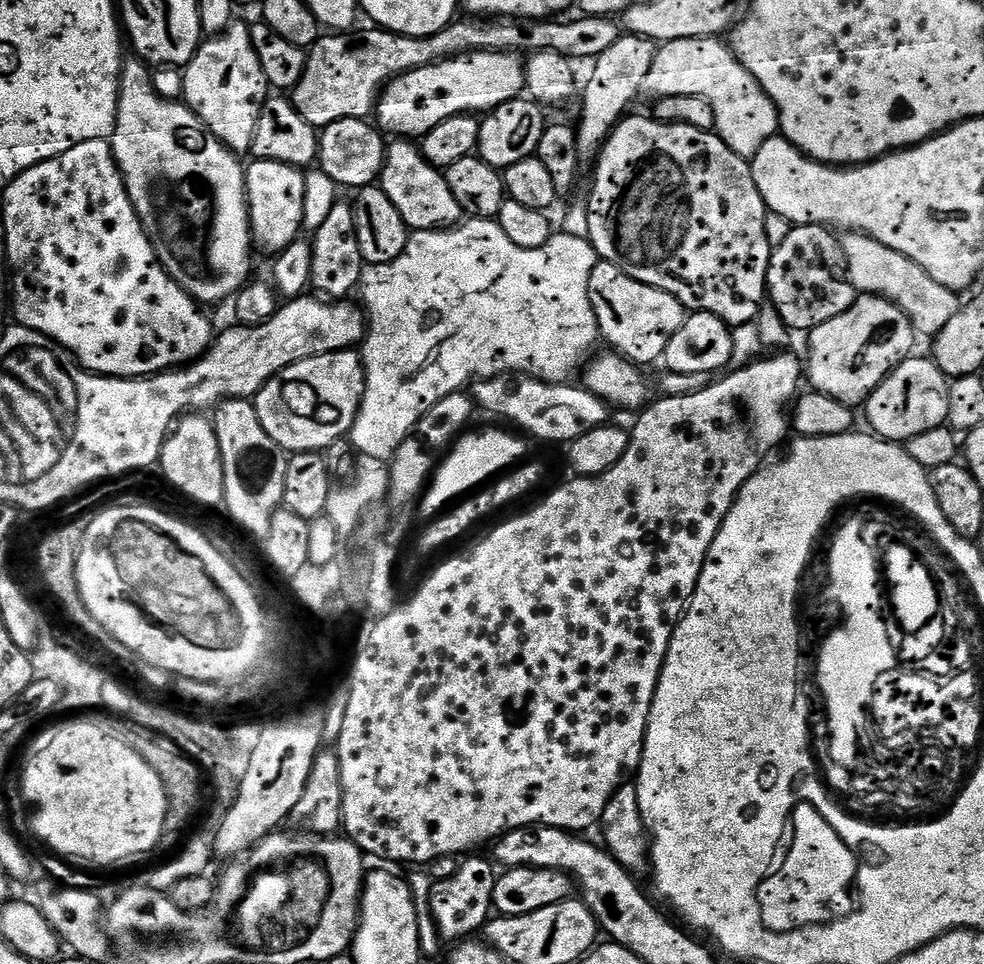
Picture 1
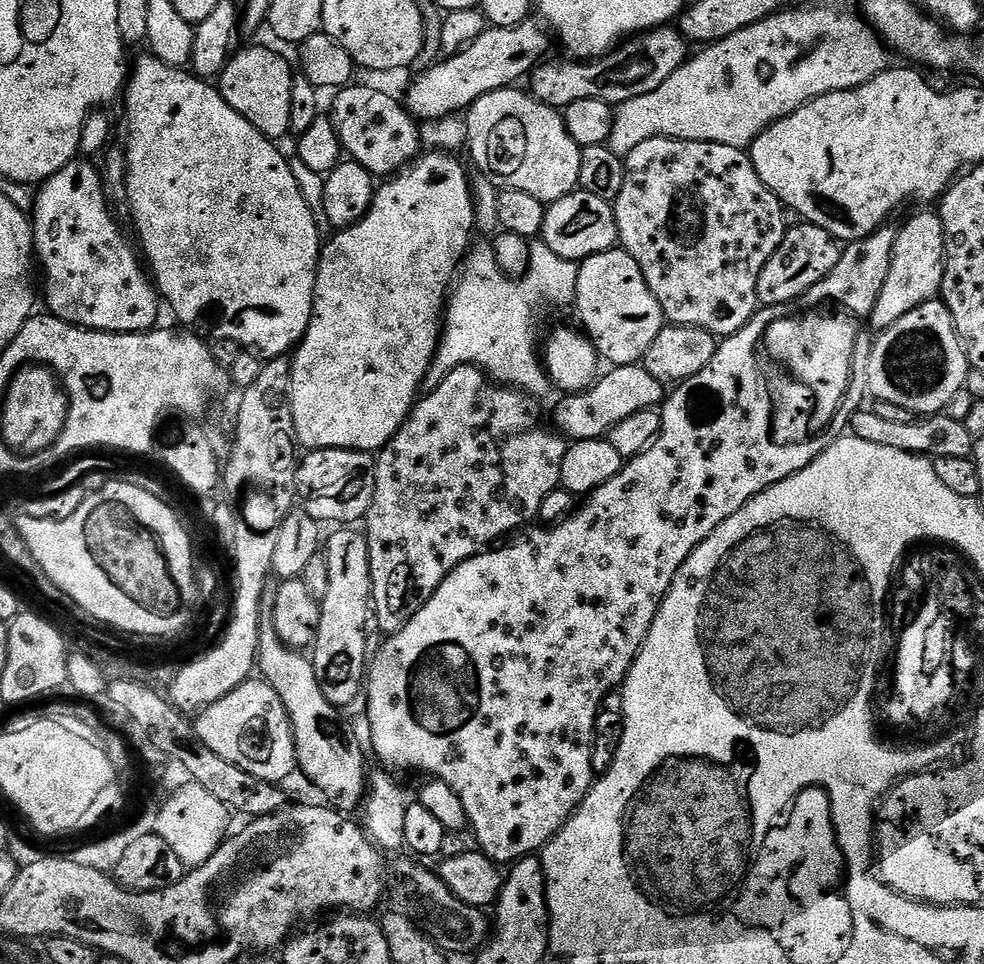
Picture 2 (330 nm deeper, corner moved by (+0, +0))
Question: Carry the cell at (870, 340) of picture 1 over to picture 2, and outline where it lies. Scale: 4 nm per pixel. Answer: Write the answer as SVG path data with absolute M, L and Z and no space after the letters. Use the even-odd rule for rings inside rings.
M935 211L920 212L912 216L904 225L899 225L892 261L880 302L875 315L885 322L893 322L907 312L915 310L927 300L937 299L941 295L940 287L944 281L944 231L939 215Z

